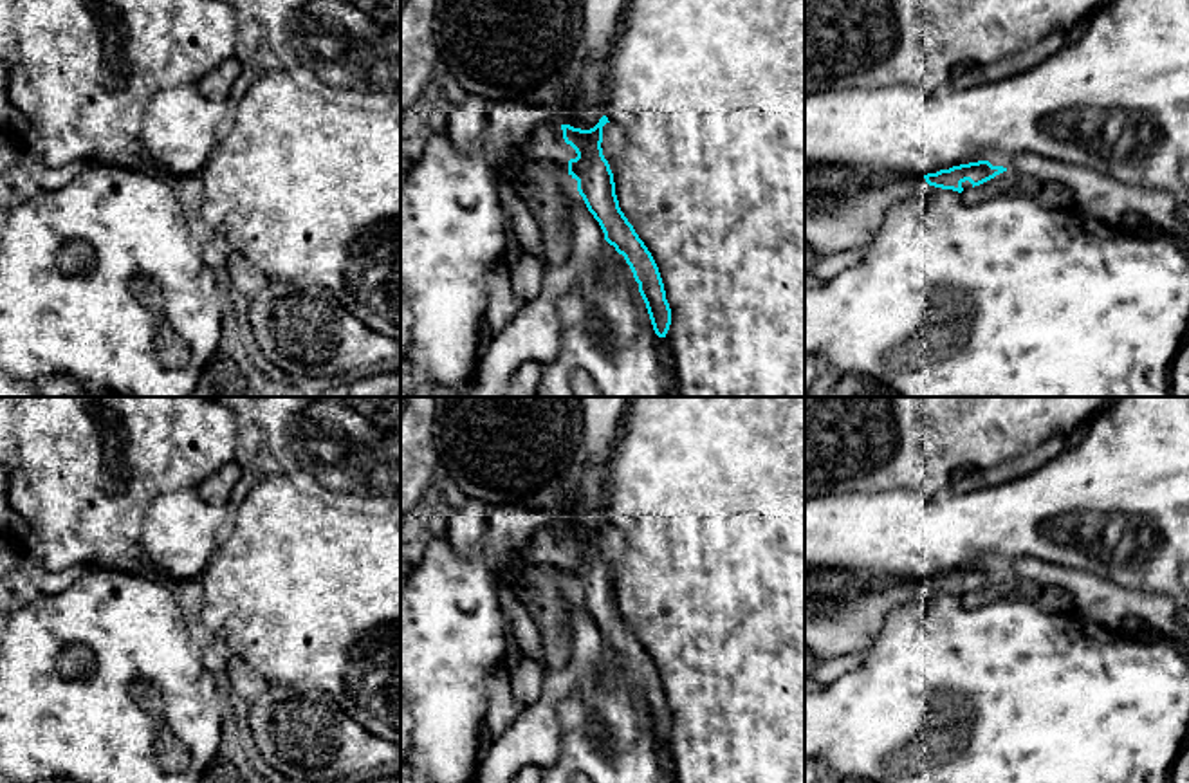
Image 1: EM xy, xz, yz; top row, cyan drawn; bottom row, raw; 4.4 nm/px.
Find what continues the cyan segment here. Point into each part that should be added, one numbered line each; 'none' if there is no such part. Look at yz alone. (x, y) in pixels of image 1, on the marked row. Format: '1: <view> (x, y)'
1: yz (843, 211)

